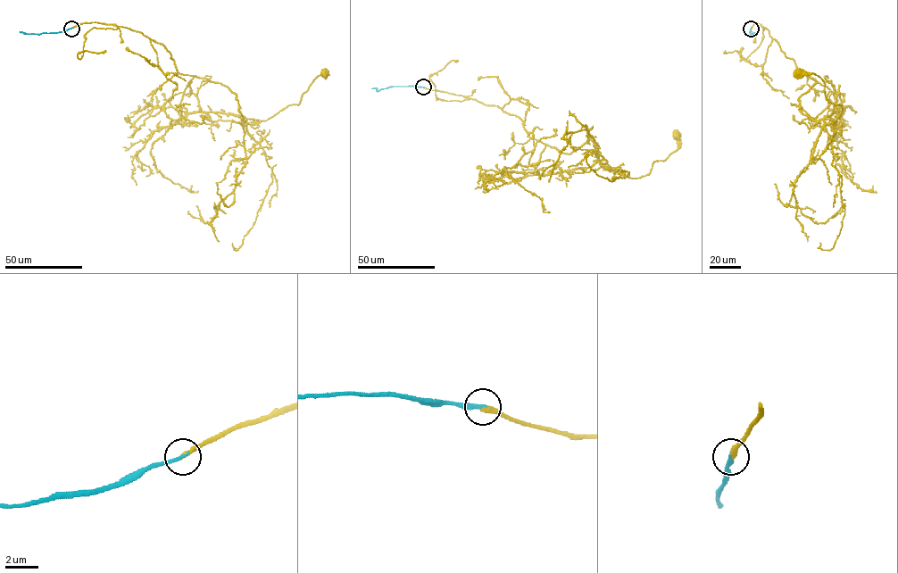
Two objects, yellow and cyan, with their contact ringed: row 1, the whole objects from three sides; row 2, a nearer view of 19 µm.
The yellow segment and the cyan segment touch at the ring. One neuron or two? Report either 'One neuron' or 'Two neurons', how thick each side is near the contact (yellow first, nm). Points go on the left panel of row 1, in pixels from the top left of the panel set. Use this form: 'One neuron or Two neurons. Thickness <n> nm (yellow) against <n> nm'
One neuron. Thickness 320 nm (yellow) against 240 nm

